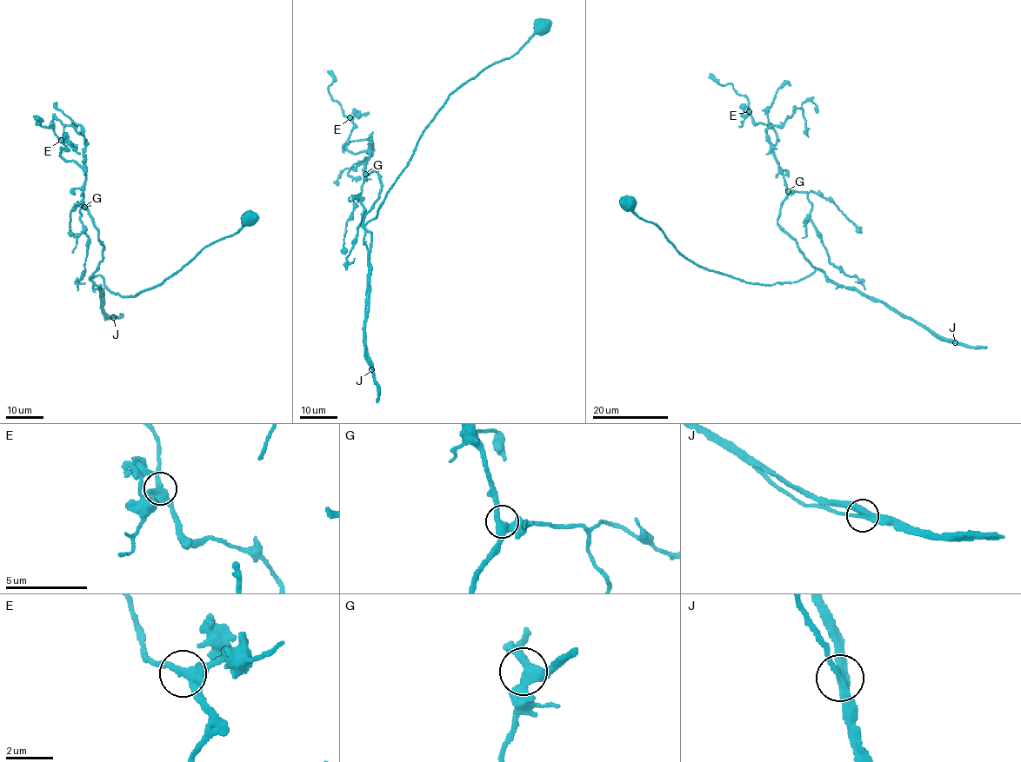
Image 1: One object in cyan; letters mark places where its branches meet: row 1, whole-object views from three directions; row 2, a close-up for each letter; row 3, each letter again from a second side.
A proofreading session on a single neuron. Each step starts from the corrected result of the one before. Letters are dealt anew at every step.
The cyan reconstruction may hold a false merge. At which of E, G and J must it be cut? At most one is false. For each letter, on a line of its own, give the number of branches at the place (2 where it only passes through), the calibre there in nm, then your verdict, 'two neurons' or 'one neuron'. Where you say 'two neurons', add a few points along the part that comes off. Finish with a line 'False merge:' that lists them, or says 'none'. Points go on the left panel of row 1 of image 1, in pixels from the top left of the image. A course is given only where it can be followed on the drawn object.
E: branches 3; calibre 400 nm; one neuron
G: branches 3; calibre 400 nm; one neuron
J: branches 3; calibre 360 nm; one neuron
False merge: none

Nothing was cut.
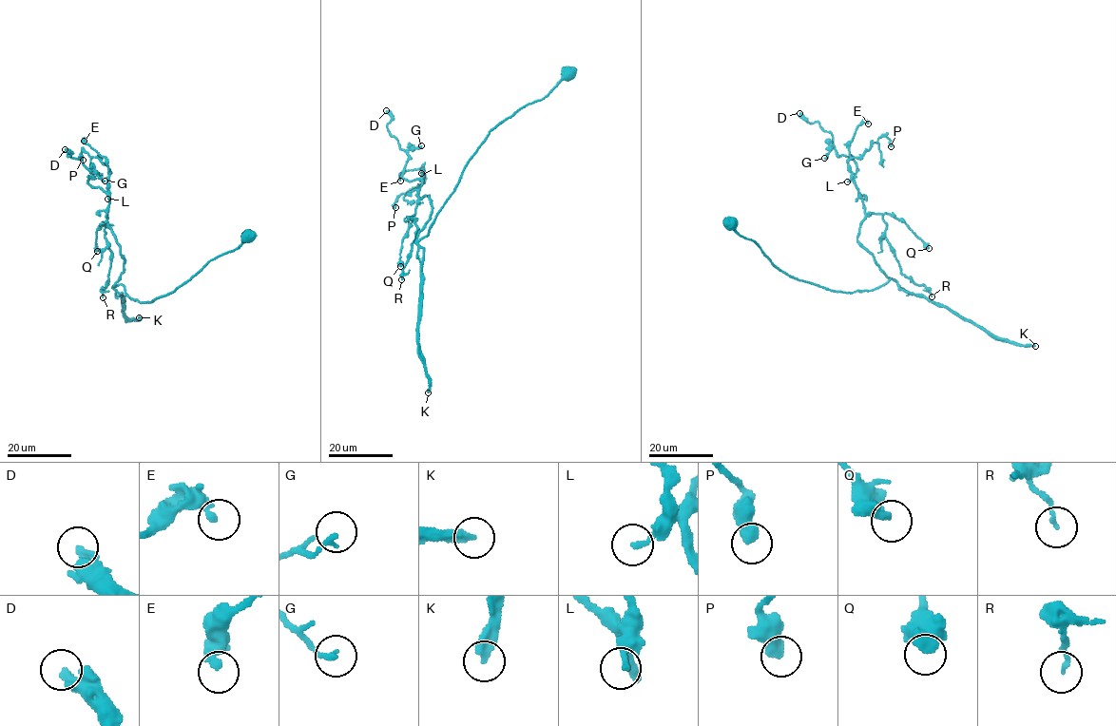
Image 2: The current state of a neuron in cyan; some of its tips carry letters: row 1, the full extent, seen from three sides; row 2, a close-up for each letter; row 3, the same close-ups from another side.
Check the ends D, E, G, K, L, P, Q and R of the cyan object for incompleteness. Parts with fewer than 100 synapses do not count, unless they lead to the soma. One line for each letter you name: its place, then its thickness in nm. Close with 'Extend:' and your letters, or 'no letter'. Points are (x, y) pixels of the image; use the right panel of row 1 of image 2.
K: (1035, 346) | 380 nm
Extend: K

